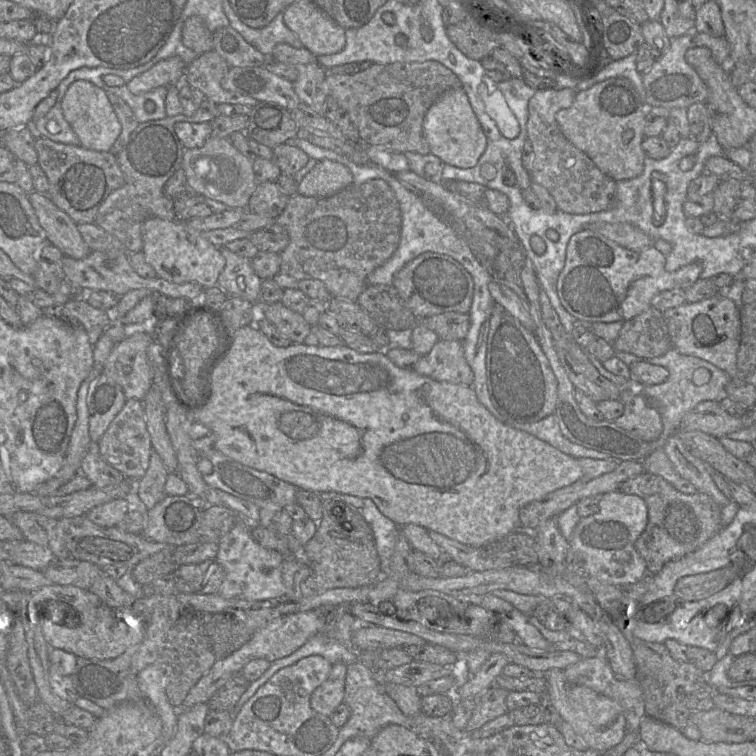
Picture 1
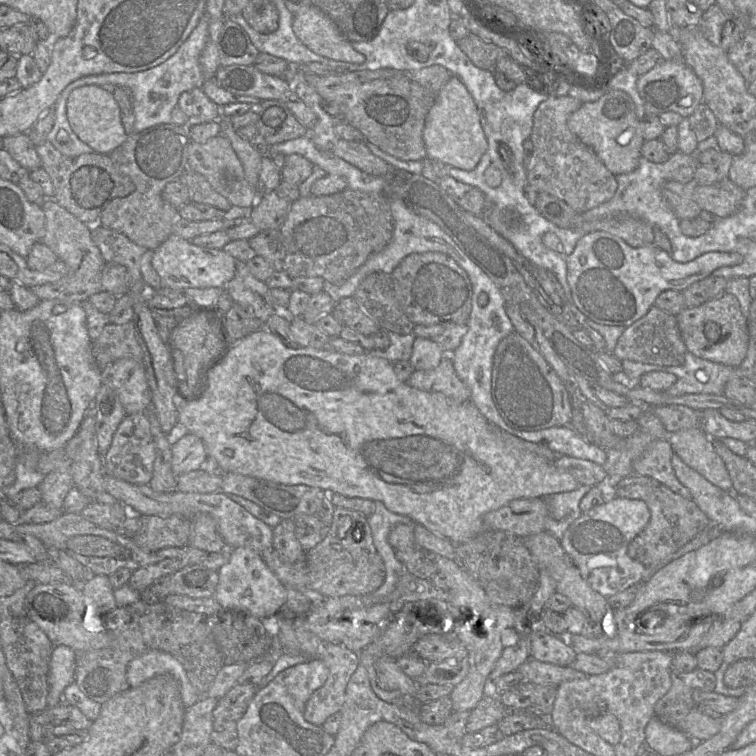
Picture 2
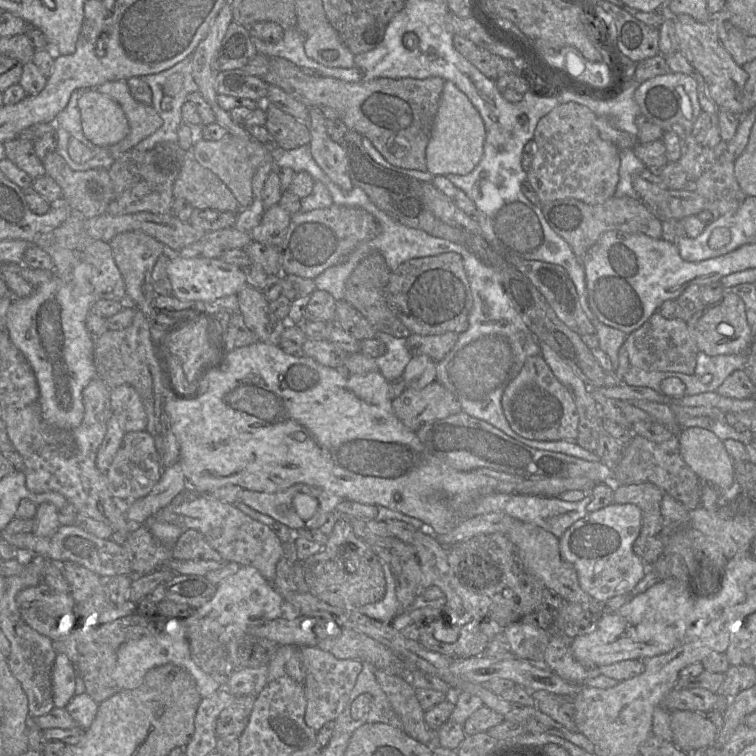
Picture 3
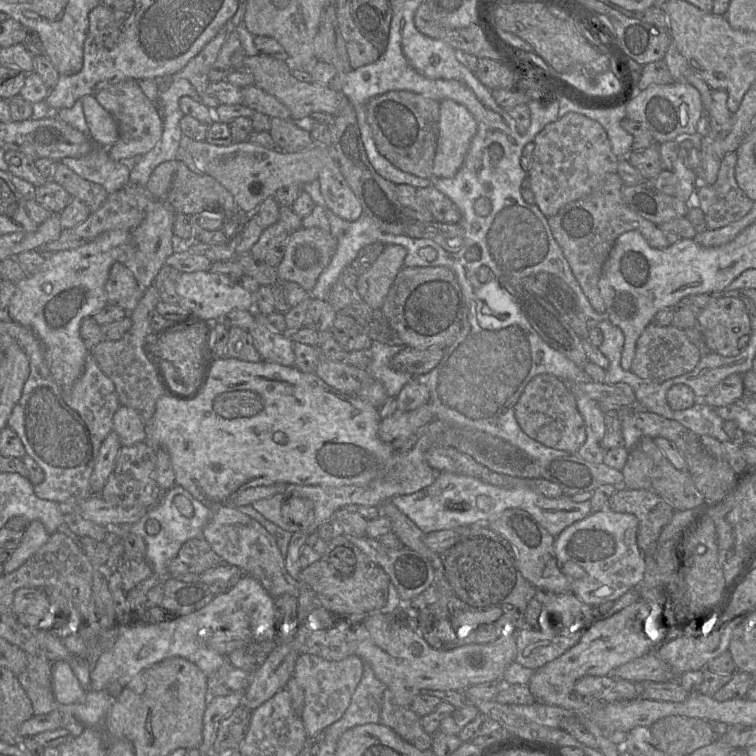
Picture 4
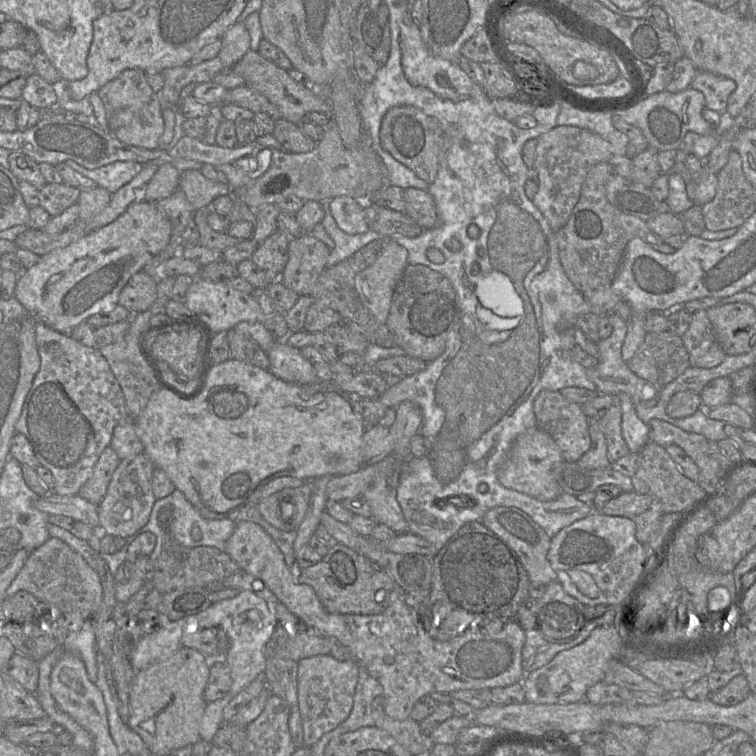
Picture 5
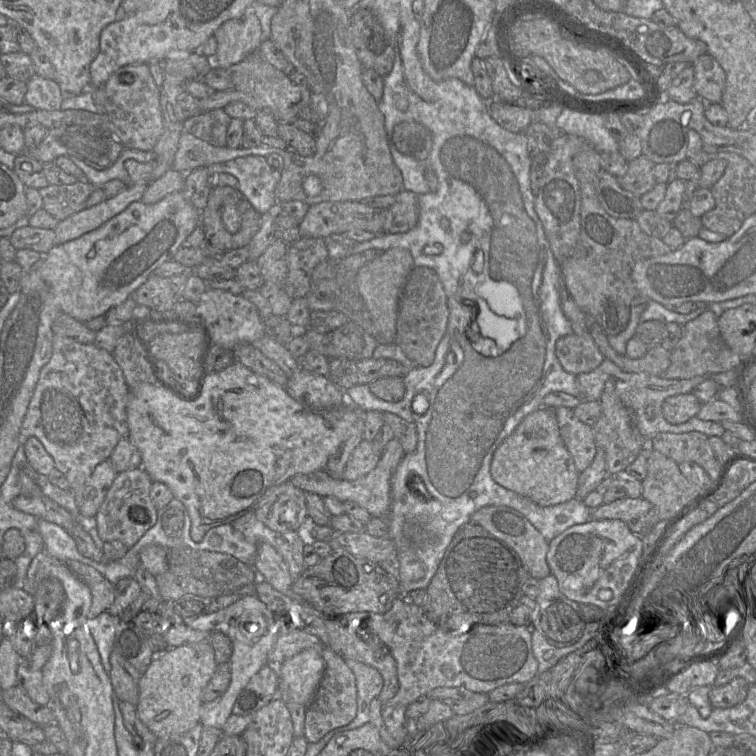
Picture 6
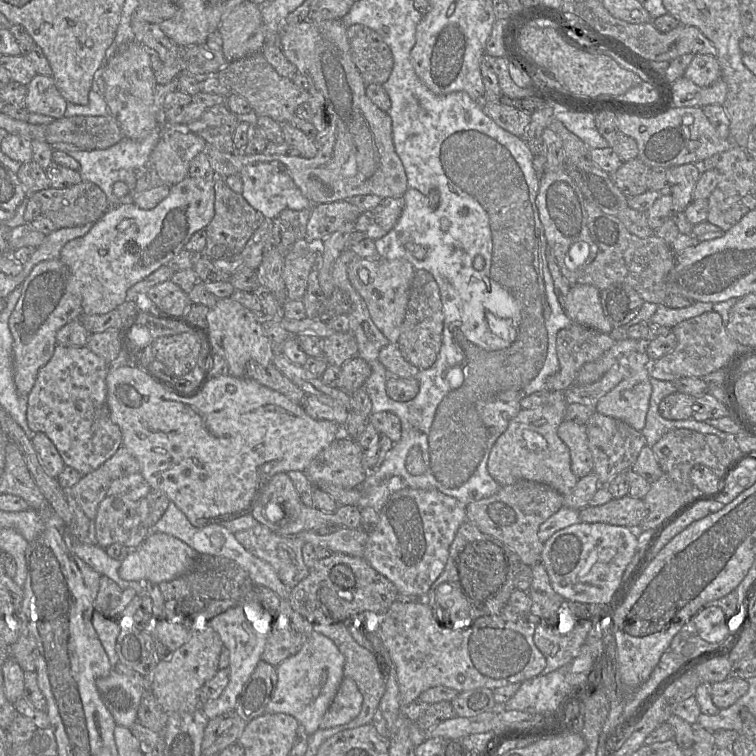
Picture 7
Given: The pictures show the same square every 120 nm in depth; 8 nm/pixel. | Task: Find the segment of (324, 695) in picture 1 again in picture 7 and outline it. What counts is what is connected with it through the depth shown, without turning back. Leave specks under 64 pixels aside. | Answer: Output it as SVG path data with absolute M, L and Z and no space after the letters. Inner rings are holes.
M343 677L337 693L321 719L319 729L341 726L355 719L362 707L363 696L355 681Z

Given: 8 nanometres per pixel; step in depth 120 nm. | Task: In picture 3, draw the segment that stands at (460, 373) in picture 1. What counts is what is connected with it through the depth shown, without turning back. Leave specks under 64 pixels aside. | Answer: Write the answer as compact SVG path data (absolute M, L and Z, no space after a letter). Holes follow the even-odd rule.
M433 381L422 389L406 388L392 401L395 416L410 430L417 432L423 425L449 417L462 411L459 401L438 381Z

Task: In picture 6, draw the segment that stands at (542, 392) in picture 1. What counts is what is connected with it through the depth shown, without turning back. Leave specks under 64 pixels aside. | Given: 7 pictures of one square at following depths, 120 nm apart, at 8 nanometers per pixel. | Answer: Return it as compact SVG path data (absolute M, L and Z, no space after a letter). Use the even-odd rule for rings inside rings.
M567 407L553 409L561 438L573 459L576 470L580 473L592 463L598 449L592 426L580 421L573 409Z

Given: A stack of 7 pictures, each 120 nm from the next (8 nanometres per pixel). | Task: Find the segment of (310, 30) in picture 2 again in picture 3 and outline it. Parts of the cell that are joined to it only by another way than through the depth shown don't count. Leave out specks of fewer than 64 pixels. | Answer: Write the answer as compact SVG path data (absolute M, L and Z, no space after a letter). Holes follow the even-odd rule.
M330 22L319 24L312 33L305 36L304 49L308 57L324 66L355 66L355 55L344 45Z

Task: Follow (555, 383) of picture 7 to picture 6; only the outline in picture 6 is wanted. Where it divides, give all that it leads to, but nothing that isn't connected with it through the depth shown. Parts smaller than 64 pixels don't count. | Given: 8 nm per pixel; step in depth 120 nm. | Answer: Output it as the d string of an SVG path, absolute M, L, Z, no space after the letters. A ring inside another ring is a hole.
M589 332L582 335L571 333L559 338L555 344L555 354L563 369L576 376L581 373L591 372L597 368L605 358Z

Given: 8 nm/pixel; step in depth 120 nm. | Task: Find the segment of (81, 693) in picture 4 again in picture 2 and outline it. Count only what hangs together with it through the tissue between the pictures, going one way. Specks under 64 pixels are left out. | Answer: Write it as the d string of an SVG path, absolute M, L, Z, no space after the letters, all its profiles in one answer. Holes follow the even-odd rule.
M54 646L50 657L48 676L48 707L56 706L63 701L64 689L75 680L75 651L66 646Z

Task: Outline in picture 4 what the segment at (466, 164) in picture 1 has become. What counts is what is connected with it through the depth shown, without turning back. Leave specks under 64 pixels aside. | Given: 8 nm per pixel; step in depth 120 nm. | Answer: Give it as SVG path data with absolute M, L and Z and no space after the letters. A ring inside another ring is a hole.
M451 99L440 102L439 136L433 164L434 178L452 178L456 175L476 132L476 120L465 106Z

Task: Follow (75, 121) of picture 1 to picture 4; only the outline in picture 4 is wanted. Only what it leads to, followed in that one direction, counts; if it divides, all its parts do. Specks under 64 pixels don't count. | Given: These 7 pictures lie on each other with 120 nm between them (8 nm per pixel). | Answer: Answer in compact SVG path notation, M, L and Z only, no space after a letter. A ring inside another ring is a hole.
M86 95L81 100L90 138L97 146L110 148L119 138L114 117L97 101L95 95Z

